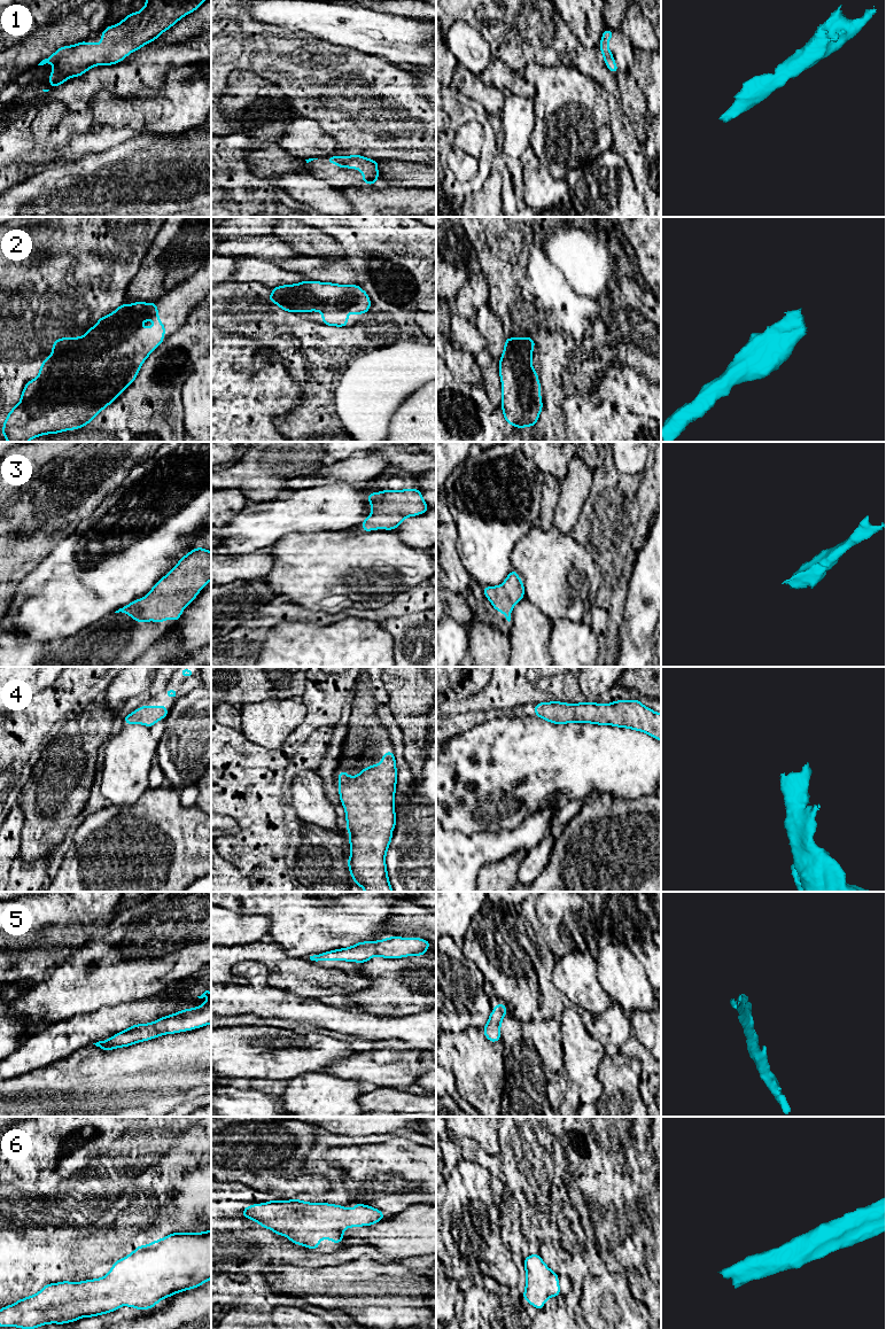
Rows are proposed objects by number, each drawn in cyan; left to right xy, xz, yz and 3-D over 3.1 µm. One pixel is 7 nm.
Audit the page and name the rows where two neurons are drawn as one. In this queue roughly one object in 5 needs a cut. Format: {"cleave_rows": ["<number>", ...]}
{"cleave_rows": []}

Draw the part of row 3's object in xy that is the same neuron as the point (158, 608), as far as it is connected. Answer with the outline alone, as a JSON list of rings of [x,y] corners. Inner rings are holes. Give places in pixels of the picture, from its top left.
[[[195,547],[182,557],[176,567],[161,578],[146,597],[134,600],[115,613],[122,612],[130,614],[133,621],[137,622],[164,622],[166,619],[172,619],[173,622],[177,622],[184,608],[197,597],[199,591],[202,590],[210,580],[211,552],[202,547]]]

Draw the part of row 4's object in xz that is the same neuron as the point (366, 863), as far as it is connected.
[[[388,751],[382,755],[382,761],[379,764],[364,768],[362,772],[355,777],[348,776],[345,770],[340,771],[337,782],[340,800],[345,810],[347,831],[348,834],[351,836],[349,839],[351,855],[347,861],[352,880],[363,887],[365,892],[393,892],[387,873],[386,853],[393,839],[390,832],[396,825],[394,800],[397,770],[394,752]]]

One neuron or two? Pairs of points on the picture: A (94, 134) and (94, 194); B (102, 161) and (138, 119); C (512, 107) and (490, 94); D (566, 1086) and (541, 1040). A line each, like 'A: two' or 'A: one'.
A: two
B: two
C: two
D: one

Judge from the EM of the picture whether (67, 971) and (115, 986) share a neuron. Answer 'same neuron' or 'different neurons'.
same neuron

